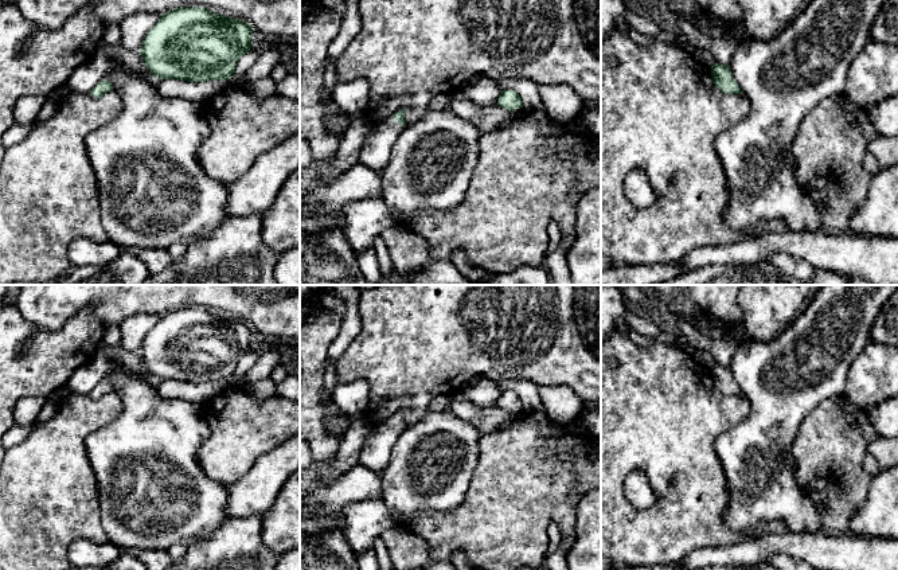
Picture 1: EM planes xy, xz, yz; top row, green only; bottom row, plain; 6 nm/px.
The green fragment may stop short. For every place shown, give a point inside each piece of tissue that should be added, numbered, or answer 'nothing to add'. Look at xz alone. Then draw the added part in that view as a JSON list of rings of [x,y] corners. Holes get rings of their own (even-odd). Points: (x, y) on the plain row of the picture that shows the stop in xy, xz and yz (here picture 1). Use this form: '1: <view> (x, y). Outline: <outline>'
1: xz (375, 453). Outline: [[[393,418],[375,426],[359,452],[359,464],[380,475],[389,465],[391,449],[403,429]]]

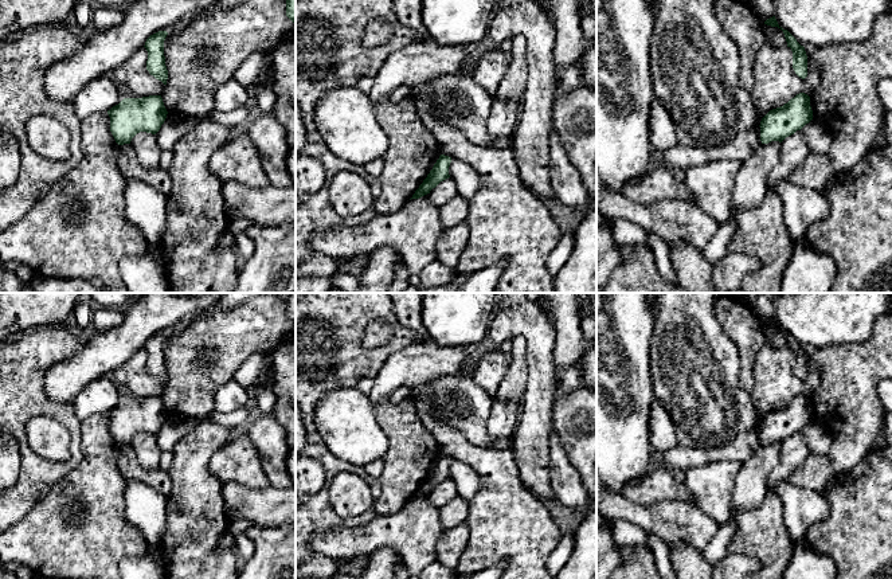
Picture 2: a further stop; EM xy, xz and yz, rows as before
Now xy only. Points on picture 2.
nothing to add

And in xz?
nothing to add

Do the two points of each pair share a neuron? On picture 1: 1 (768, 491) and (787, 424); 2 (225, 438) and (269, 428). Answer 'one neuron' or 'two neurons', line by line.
1: one neuron
2: one neuron

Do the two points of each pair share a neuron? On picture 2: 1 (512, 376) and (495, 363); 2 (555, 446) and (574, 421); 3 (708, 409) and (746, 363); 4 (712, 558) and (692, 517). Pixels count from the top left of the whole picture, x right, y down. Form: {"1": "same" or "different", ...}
{"1": "different", "2": "different", "3": "different", "4": "different"}

